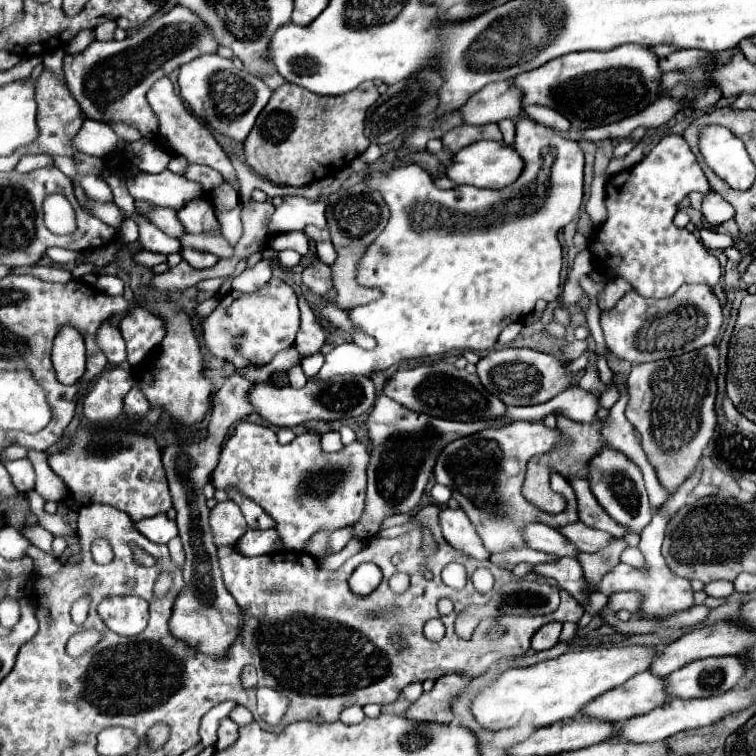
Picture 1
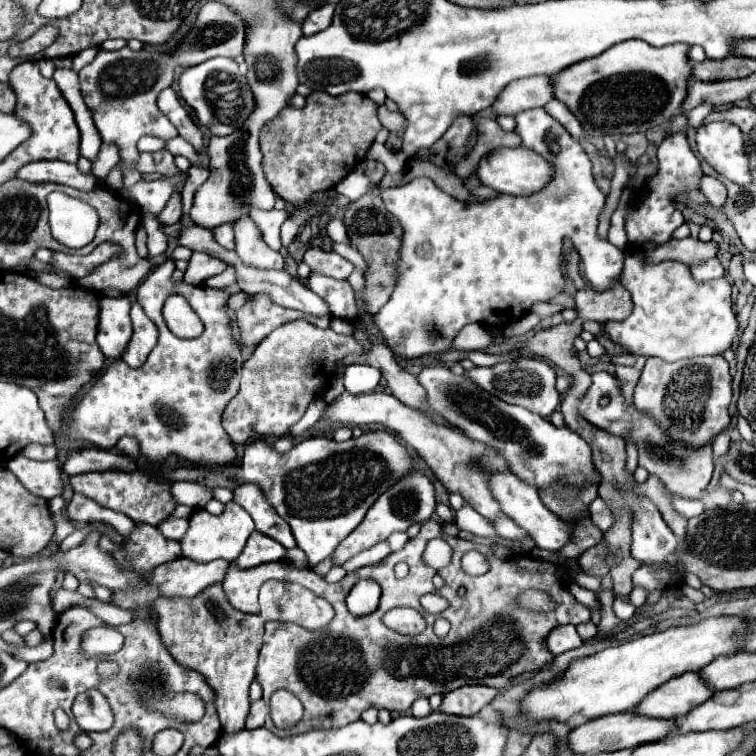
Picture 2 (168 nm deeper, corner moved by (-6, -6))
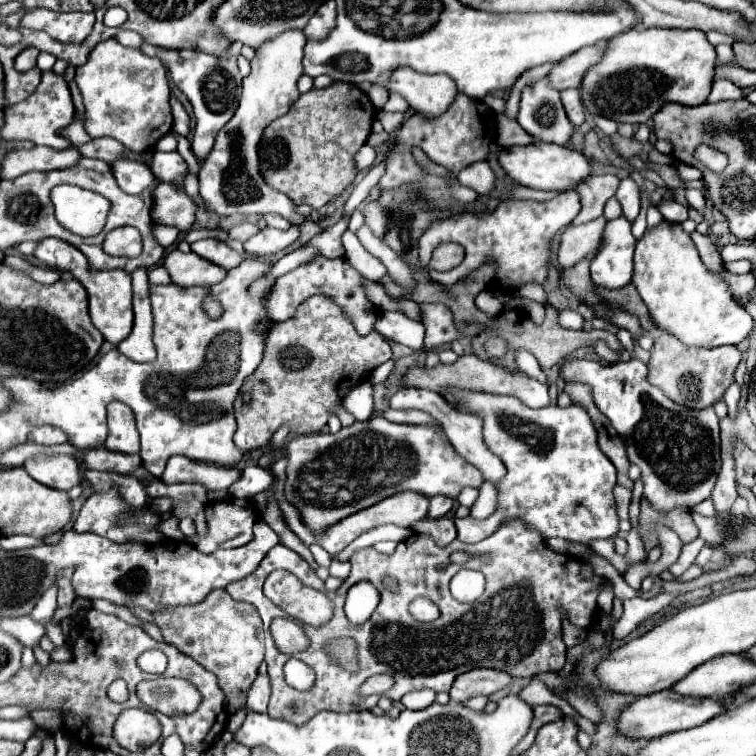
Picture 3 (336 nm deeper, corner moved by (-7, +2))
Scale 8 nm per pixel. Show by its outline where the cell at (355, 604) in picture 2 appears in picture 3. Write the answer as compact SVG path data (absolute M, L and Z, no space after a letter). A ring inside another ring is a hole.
M362 580L348 590L348 598L344 606L346 618L354 624L362 624L372 616L378 602L380 602L380 592L376 590L376 586Z

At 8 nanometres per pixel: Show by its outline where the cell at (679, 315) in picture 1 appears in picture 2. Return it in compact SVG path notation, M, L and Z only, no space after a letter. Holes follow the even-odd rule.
M629 250L619 282L633 296L633 304L635 304L633 314L623 322L607 322L603 328L609 334L609 338L613 342L617 342L619 346L623 346L627 352L631 352L635 356L659 356L667 362L677 362L677 360L695 358L695 356L723 354L727 348L733 346L733 342L737 338L739 322L733 312L731 282L727 278L697 282L691 278L687 264L681 264L675 260L651 264L651 262L645 262L643 250Z

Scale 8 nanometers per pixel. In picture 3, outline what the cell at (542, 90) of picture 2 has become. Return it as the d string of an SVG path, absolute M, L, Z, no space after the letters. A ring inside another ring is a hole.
M604 42L594 44L594 48L582 48L582 52L574 52L574 56L568 56L566 60L560 60L554 64L554 68L548 72L550 86L554 90L566 90L566 88L580 88L580 80L590 68L590 64L596 64L602 56Z

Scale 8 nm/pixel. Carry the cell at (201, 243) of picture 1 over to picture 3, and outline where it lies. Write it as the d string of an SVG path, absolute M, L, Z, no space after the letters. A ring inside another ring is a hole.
M236 224L228 230L228 236L236 238L240 242L246 242L254 232L258 232L258 226L254 226L254 224Z

